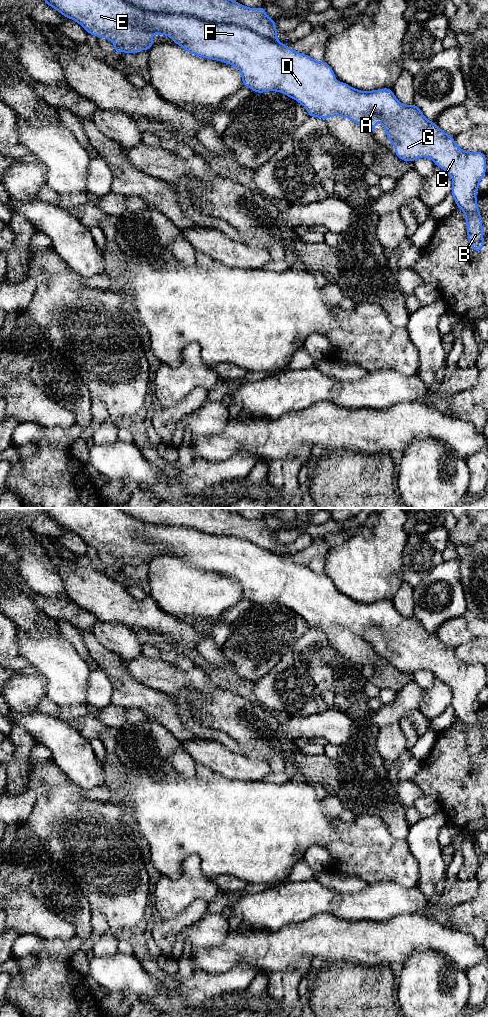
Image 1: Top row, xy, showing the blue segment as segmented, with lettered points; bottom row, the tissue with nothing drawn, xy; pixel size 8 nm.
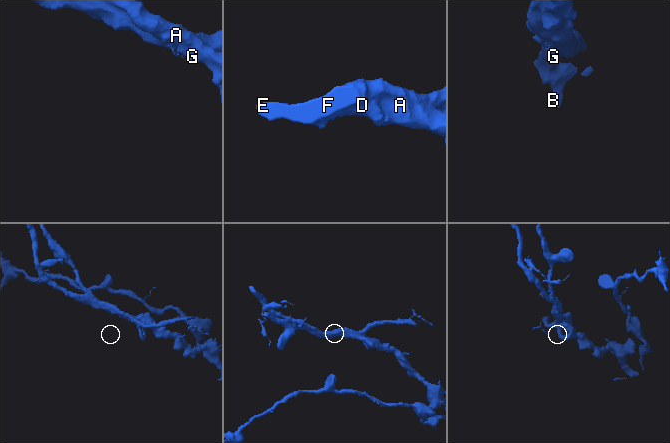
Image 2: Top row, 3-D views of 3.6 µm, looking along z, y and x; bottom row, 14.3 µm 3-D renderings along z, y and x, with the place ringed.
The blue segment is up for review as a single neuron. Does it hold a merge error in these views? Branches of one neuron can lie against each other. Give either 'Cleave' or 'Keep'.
Cleave

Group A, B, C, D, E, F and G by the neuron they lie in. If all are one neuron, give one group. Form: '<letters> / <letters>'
A D E F / B C G

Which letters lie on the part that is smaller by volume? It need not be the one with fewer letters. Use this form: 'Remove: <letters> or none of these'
Remove: B, C, G

